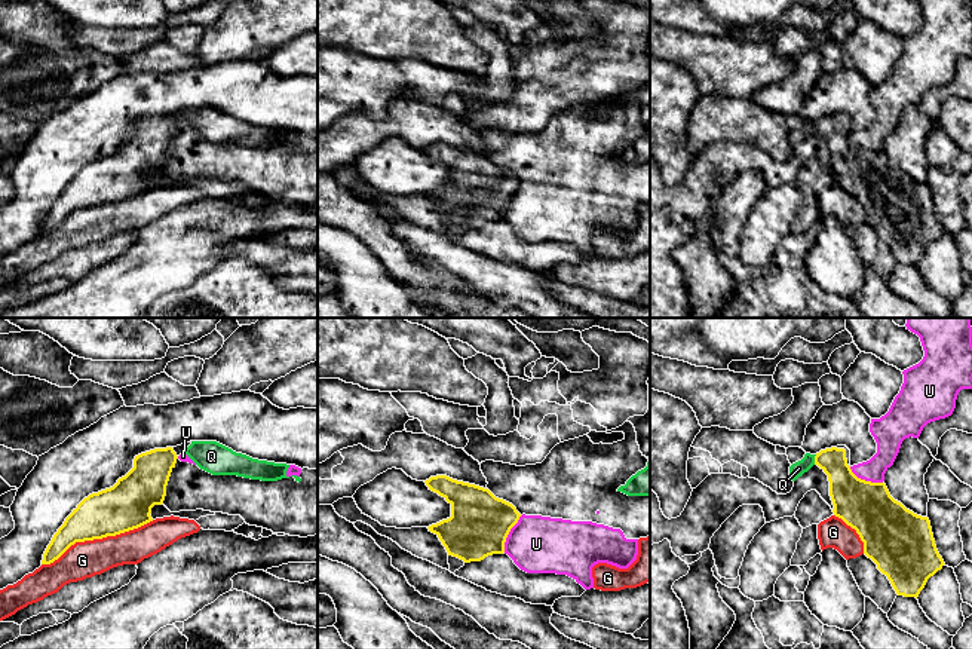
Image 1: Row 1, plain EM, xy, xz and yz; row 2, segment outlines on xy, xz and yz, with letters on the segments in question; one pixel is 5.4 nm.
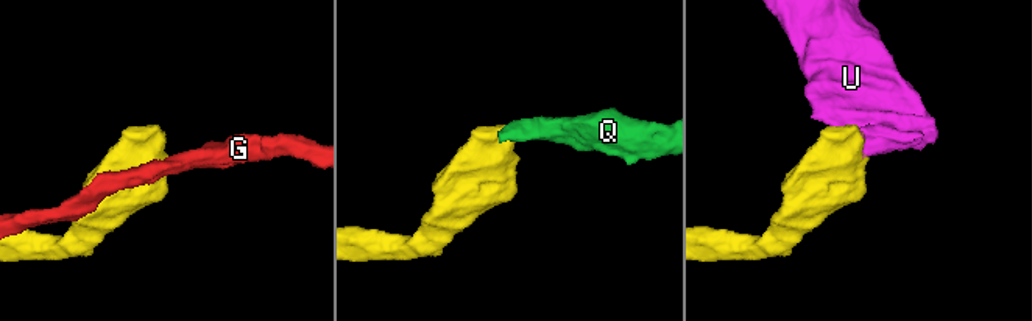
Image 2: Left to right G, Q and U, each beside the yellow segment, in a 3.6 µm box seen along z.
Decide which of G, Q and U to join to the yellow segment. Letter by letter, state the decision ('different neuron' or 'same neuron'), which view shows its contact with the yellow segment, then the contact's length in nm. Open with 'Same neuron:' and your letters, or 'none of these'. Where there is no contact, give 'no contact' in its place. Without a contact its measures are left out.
Same neuron: Q
G: different neuron | xy | 650 nm
Q: same neuron | yz | 60 nm
U: different neuron | xz | 220 nm

